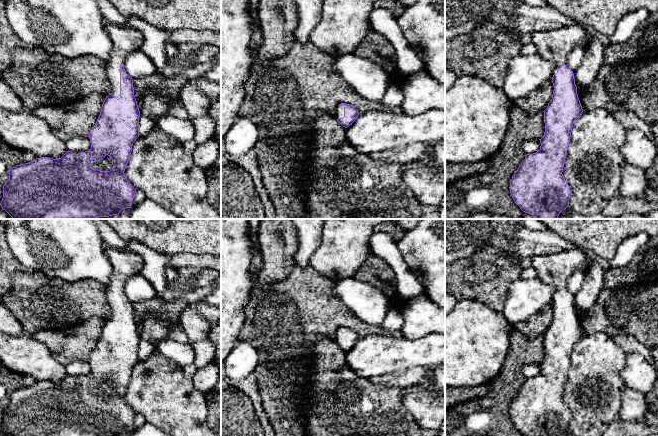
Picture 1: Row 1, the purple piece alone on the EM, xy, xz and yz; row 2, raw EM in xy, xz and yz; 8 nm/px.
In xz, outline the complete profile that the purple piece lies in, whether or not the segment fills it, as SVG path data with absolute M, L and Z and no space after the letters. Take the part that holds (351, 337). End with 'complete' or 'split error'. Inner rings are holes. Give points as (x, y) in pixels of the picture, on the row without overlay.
M346 327L339 328L336 331L334 338L337 345L345 352L352 349L358 339L358 334L354 330Z; split error

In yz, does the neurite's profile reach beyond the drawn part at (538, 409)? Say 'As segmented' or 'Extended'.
Extended

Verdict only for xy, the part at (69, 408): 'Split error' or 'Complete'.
Split error

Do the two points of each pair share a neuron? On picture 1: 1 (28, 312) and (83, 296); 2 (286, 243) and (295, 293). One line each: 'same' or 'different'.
1: same
2: different

